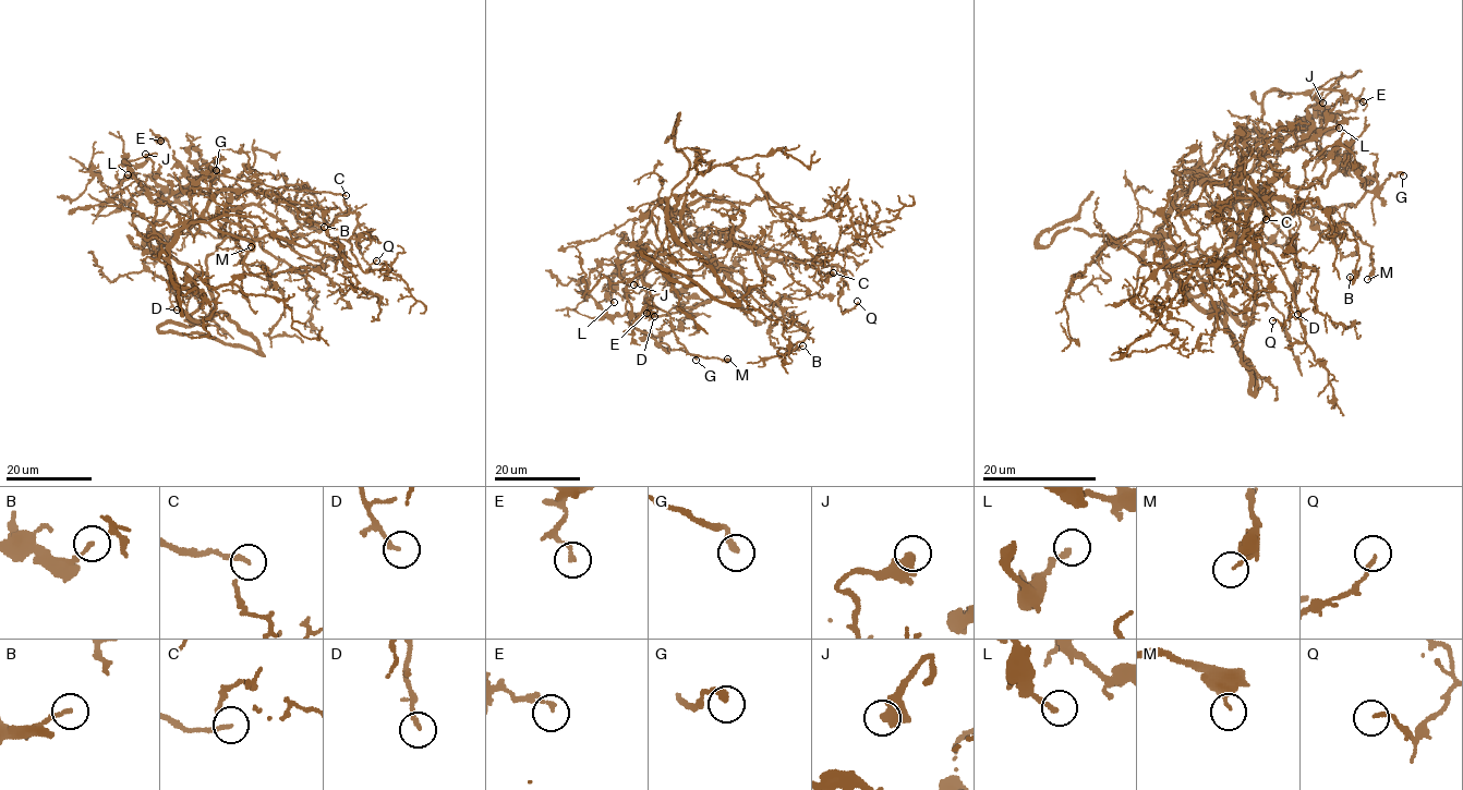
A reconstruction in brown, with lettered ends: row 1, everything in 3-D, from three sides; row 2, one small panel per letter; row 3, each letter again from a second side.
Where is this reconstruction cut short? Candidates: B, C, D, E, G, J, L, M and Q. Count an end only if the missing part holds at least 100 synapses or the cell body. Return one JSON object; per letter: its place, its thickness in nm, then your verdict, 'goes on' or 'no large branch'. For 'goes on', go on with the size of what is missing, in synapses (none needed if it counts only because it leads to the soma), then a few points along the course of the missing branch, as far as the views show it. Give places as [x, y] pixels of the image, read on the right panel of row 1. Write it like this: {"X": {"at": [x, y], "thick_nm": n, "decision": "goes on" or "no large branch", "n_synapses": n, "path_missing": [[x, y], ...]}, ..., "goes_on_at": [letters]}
{"B": {"at": [1350, 277], "thick_nm": 140, "decision": "no large branch"}, "C": {"at": [1266, 219], "thick_nm": 110, "decision": "no large branch"}, "D": {"at": [1297, 314], "thick_nm": 160, "decision": "no large branch"}, "E": {"at": [1363, 101], "thick_nm": 150, "decision": "no large branch"}, "G": {"at": [1403, 175], "thick_nm": 240, "decision": "no large branch"}, "J": {"at": [1322, 102], "thick_nm": 550, "decision": "no large branch"}, "L": {"at": [1339, 128], "thick_nm": 190, "decision": "no large branch"}, "M": {"at": [1367, 279], "thick_nm": 120, "decision": "no large branch"}, "Q": {"at": [1272, 320], "thick_nm": 140, "decision": "no large branch"}, "goes_on_at": []}

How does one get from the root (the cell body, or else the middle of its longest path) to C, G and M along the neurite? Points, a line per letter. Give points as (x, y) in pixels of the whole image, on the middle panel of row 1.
C: (679, 223), (681, 233), (689, 241), (744, 243), (790, 252), (807, 266), (833, 272)
G: (679, 223), (668, 247), (650, 256), (643, 245), (618, 274), (629, 324), (696, 360)
M: (679, 223), (657, 203), (639, 245), (638, 271), (652, 302), (668, 315), (673, 331), (688, 353), (727, 359)

